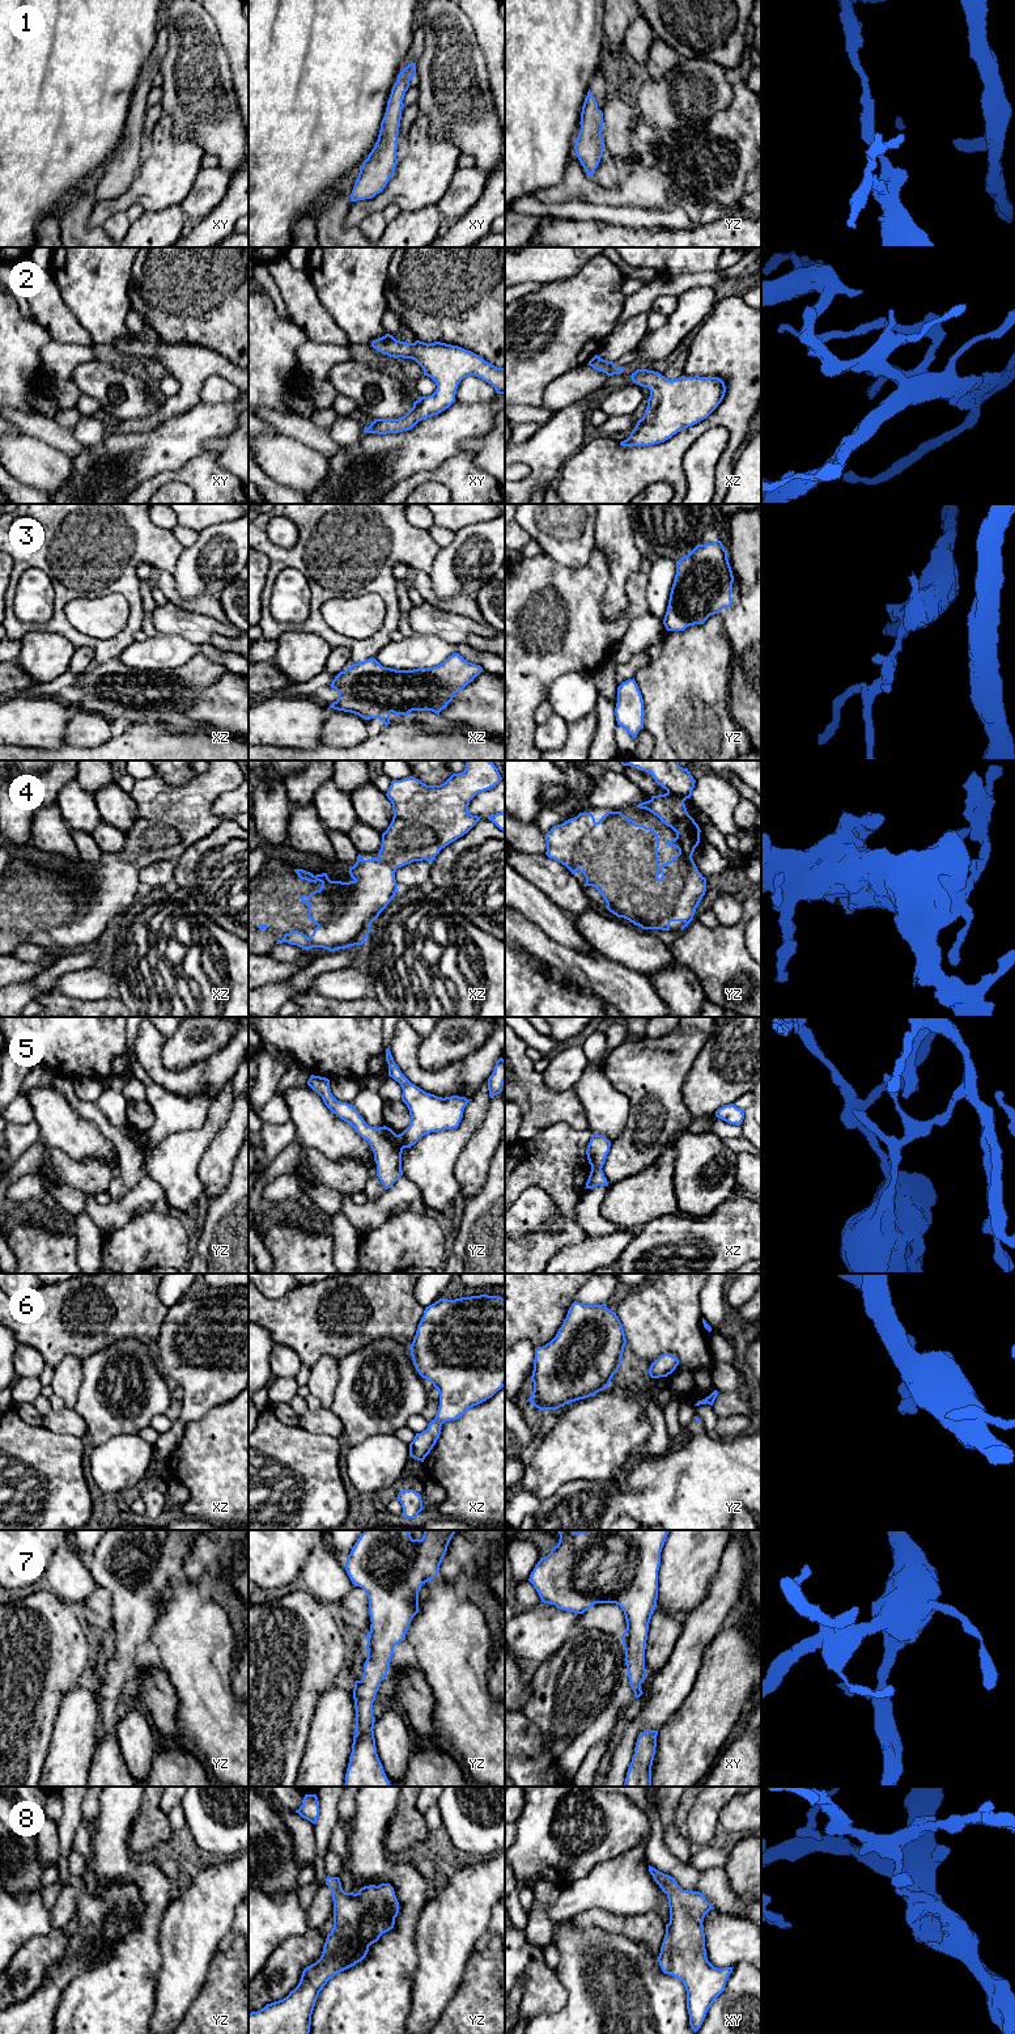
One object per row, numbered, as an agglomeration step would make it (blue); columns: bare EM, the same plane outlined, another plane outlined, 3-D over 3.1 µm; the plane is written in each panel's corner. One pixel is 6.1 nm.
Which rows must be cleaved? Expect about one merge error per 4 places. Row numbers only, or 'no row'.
5

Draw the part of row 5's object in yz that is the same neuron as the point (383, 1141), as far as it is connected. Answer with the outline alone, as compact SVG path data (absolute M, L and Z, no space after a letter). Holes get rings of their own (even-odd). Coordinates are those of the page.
M311 1075L307 1085L315 1090L324 1105L340 1119L349 1123L356 1132L369 1143L377 1164L377 1177L385 1190L390 1188L402 1175L403 1147L398 1135L388 1127L369 1126L354 1106L337 1101L330 1089L330 1080Z

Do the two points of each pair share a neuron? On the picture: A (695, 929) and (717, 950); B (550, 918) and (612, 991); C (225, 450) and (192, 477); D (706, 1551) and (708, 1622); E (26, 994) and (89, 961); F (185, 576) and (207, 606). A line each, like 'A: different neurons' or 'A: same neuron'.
A: same neuron
B: different neurons
C: different neurons
D: different neurons
E: same neuron
F: different neurons

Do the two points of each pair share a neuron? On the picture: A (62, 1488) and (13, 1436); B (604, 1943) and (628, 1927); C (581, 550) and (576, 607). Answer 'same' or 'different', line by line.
A: same
B: different
C: different

